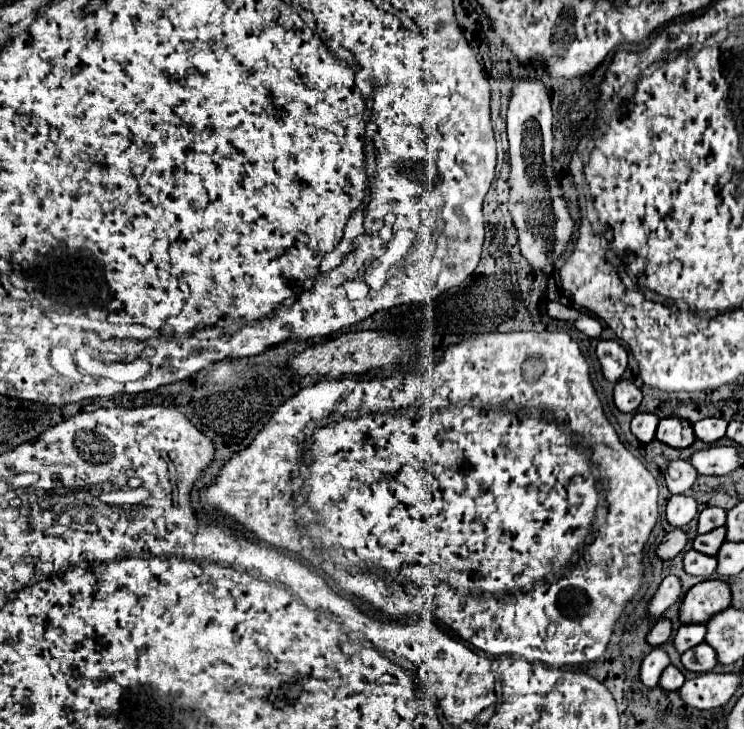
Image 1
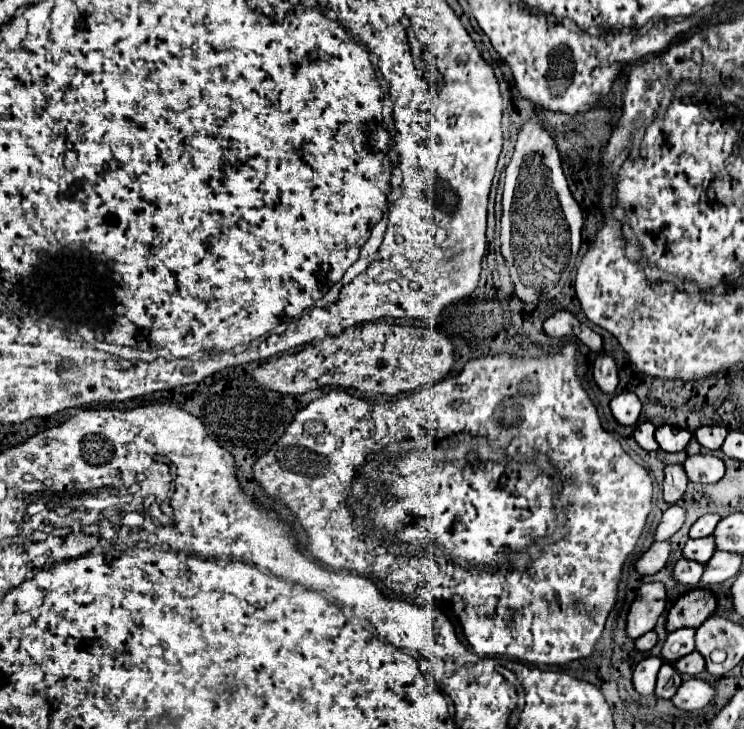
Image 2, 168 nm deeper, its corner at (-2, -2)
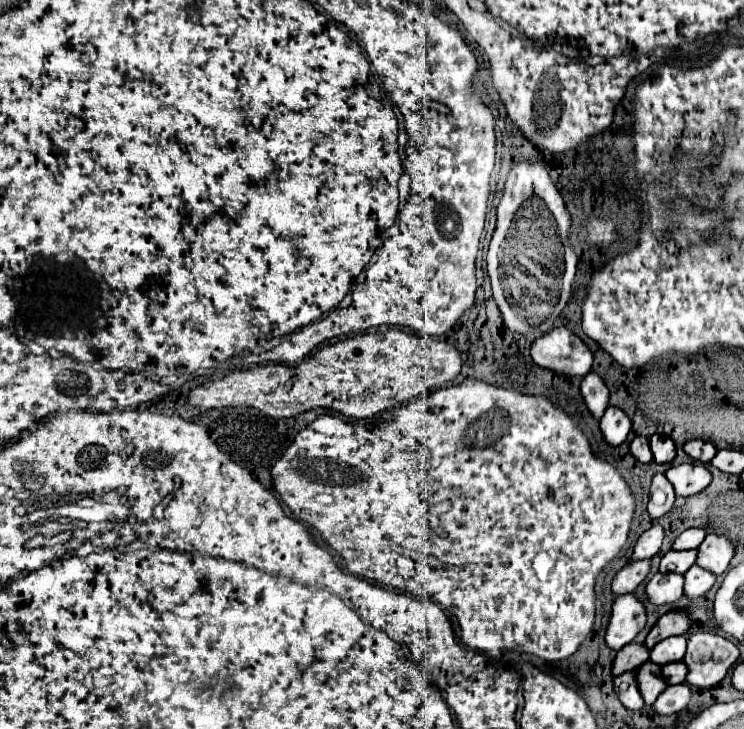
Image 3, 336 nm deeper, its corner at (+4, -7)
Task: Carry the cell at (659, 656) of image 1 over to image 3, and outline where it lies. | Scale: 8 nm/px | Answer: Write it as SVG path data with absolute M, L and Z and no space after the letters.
M627 671L623 675L617 675L615 677L615 689L617 689L617 695L621 699L621 703L631 709L631 711L637 711L645 705L639 689L637 689L637 675L635 671Z

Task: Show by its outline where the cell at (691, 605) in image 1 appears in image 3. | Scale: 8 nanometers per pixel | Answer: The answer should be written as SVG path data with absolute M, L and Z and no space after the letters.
M685 609L669 611L649 631L649 635L645 639L645 647L653 649L659 641L663 641L663 639L667 639L671 635L685 635L689 631L689 627L691 627L691 617L689 617L689 613Z

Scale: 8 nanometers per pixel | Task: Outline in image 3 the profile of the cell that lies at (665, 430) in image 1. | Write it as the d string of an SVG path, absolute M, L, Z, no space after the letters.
M655 433L653 437L649 437L649 443L655 463L671 463L675 459L675 443L671 437Z

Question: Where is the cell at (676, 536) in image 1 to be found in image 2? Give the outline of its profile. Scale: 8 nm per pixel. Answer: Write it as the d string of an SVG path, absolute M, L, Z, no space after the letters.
M655 542L637 562L635 562L635 570L639 576L651 576L655 572L659 572L667 558L671 554L671 546L669 542Z

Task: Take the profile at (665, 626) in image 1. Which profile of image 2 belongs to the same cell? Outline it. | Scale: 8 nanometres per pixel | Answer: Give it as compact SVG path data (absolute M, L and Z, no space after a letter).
M647 632L641 638L635 640L635 648L639 648L639 652L649 652L653 646L657 644L657 634L655 632Z

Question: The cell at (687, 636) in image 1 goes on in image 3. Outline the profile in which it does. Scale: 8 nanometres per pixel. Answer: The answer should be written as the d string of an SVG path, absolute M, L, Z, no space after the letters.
M667 637L665 641L655 645L655 649L651 651L651 661L657 665L681 661L685 655L685 645L687 645L685 637Z

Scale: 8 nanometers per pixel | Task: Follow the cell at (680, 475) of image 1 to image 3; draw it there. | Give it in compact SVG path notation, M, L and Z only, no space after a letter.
M657 473L651 483L651 495L649 495L649 505L647 511L651 517L661 517L671 511L675 503L675 493L673 485L669 485L669 479L663 473Z

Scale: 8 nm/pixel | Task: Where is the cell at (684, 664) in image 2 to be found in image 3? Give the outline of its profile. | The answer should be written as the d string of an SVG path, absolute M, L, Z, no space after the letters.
M683 661L679 663L667 663L661 667L663 669L663 677L669 685L675 685L675 683L685 683L685 677L687 677L687 665Z

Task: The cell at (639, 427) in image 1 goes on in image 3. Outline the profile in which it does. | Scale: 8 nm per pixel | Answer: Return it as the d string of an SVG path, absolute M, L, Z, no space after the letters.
M637 435L637 437L631 441L631 455L633 455L637 461L641 461L641 463L651 463L651 461L653 461L653 453L651 453L651 447L649 447L649 439Z

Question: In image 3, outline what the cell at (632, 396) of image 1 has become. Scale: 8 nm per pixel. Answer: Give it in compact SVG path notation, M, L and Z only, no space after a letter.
M607 407L605 415L599 421L599 427L603 431L603 437L609 445L621 445L629 431L631 431L631 419L627 417L627 413L619 407Z

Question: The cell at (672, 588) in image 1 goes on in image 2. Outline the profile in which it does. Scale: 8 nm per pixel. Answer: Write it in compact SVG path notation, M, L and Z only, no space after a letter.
M661 582L641 584L635 600L629 606L627 628L625 628L627 636L635 640L645 632L653 630L657 618L665 610L665 600L667 600L667 592Z

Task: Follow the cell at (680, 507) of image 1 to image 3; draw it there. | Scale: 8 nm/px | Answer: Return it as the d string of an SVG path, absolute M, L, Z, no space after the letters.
M653 525L649 531L645 531L645 533L639 537L631 559L633 559L633 561L637 561L637 559L651 559L651 557L661 549L663 537L665 537L663 527L661 527L661 525Z

